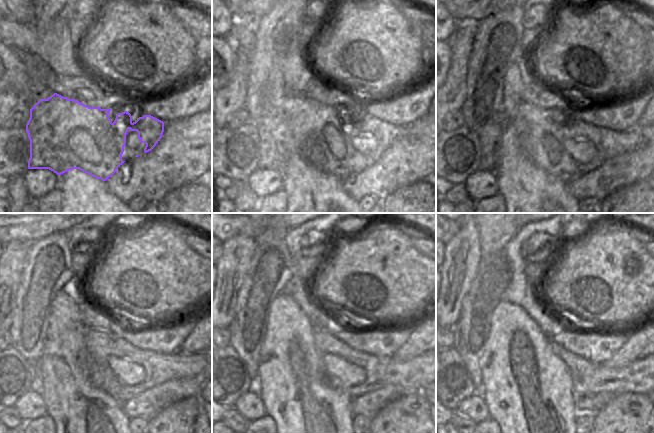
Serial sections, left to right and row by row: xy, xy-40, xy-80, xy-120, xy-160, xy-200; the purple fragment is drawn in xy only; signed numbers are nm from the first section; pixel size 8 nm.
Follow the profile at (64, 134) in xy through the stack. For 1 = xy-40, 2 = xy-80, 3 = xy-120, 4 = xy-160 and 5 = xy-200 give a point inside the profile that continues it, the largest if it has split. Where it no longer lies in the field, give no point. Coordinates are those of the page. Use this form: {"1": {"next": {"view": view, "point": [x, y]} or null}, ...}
{"1": {"next": {"view": "xy-40", "point": [295, 126]}}, "2": {"next": {"view": "xy-80", "point": [543, 144]}}, "3": {"next": {"view": "xy-120", "point": [159, 368]}}, "4": {"next": {"view": "xy-160", "point": [414, 374]}}, "5": {"next": {"view": "xy-200", "point": [588, 378]}}}

